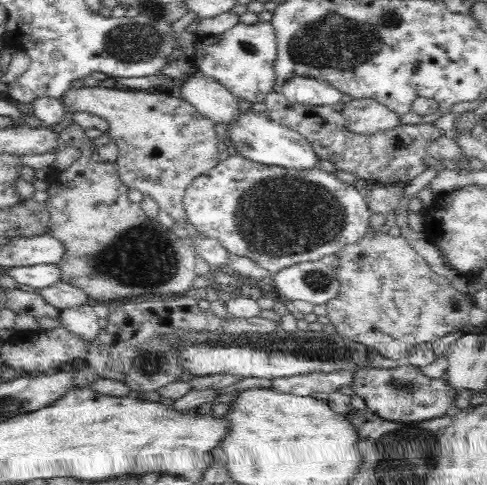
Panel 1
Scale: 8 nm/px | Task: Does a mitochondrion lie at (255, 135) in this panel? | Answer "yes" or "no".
no

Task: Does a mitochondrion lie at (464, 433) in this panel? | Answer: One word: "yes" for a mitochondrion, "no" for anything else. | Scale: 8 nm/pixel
no

